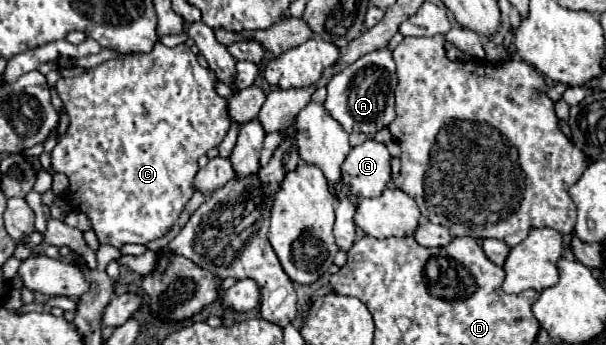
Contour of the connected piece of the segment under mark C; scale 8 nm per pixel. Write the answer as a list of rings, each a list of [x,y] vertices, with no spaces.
[[[157,43],[153,47],[153,51],[149,53],[135,53],[135,55],[127,55],[123,59],[111,59],[111,61],[105,61],[93,69],[89,69],[85,75],[77,75],[77,77],[71,77],[71,79],[59,79],[55,89],[59,93],[59,97],[63,99],[65,103],[65,109],[67,109],[67,115],[69,115],[69,127],[67,131],[63,133],[63,137],[57,141],[55,149],[51,151],[51,171],[55,173],[65,173],[69,177],[69,189],[65,193],[65,201],[67,205],[73,207],[73,211],[79,211],[79,213],[85,213],[97,233],[97,239],[99,243],[109,243],[113,247],[121,247],[125,243],[149,243],[161,235],[165,235],[165,231],[177,221],[179,213],[183,211],[183,207],[187,205],[187,201],[191,199],[193,195],[193,179],[199,171],[199,165],[197,165],[197,159],[201,155],[205,155],[211,147],[217,147],[229,127],[231,127],[231,121],[229,121],[229,115],[227,115],[227,99],[219,97],[215,93],[215,83],[217,83],[217,75],[209,69],[209,67],[201,67],[197,63],[197,57],[195,53],[183,43],[183,45],[177,45],[173,49]]]

